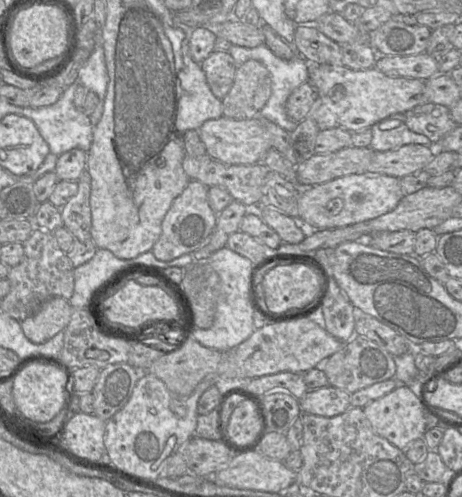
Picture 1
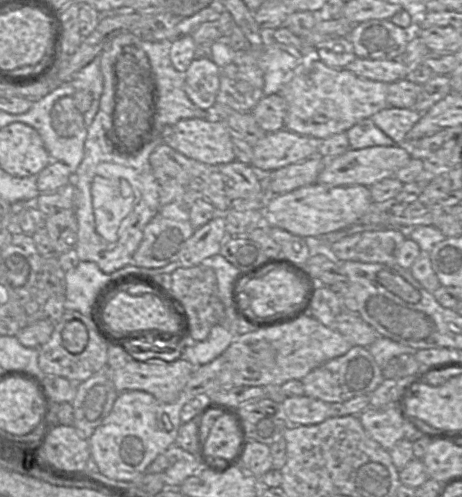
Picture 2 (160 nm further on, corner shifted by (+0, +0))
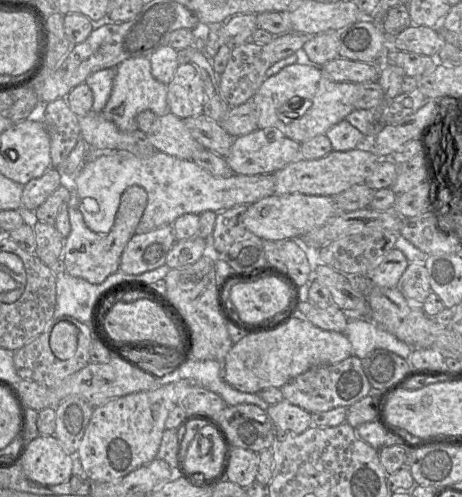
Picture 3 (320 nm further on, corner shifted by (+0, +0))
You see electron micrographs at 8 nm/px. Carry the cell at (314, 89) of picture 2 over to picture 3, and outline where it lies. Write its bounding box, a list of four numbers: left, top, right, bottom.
[252,64,357,143]

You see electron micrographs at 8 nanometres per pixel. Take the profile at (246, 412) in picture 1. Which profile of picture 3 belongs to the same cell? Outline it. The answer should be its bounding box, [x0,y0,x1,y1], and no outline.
[181,424,223,480]

